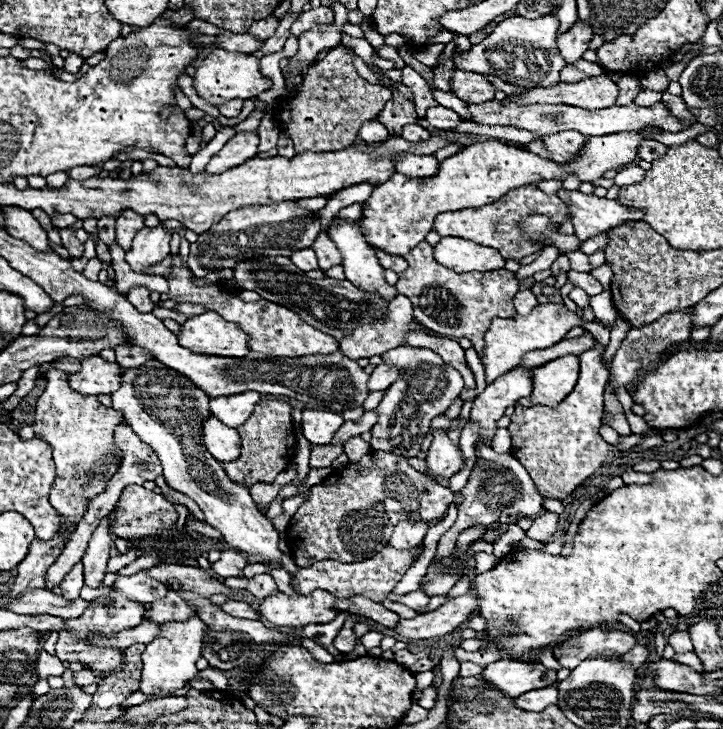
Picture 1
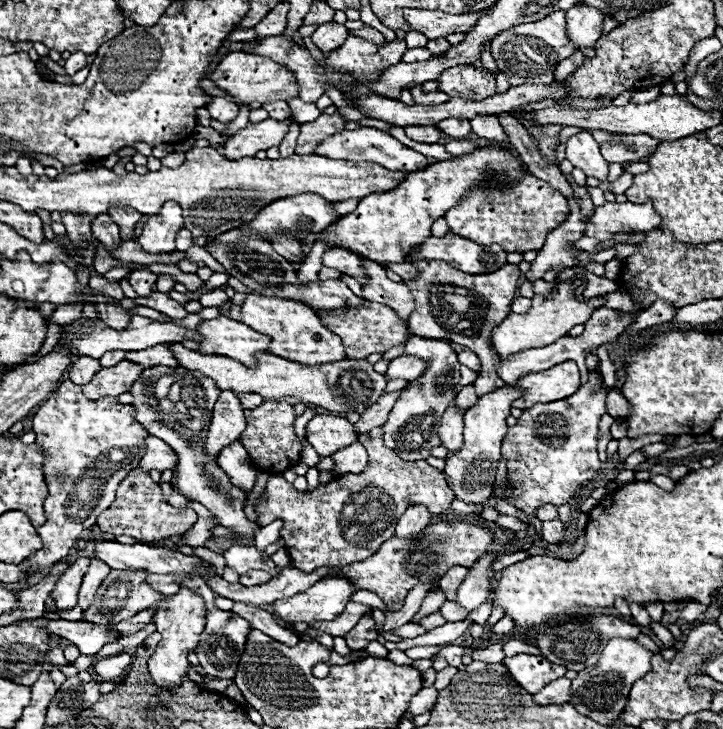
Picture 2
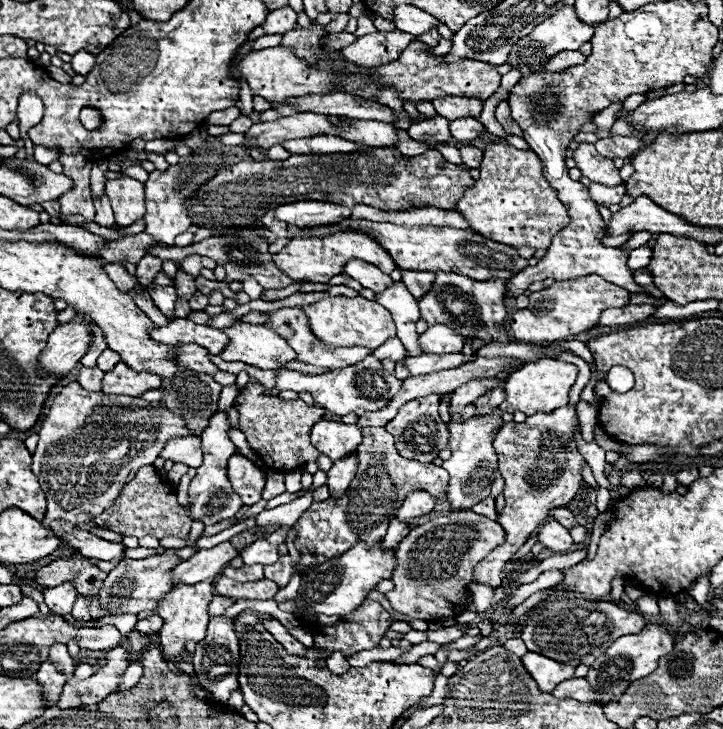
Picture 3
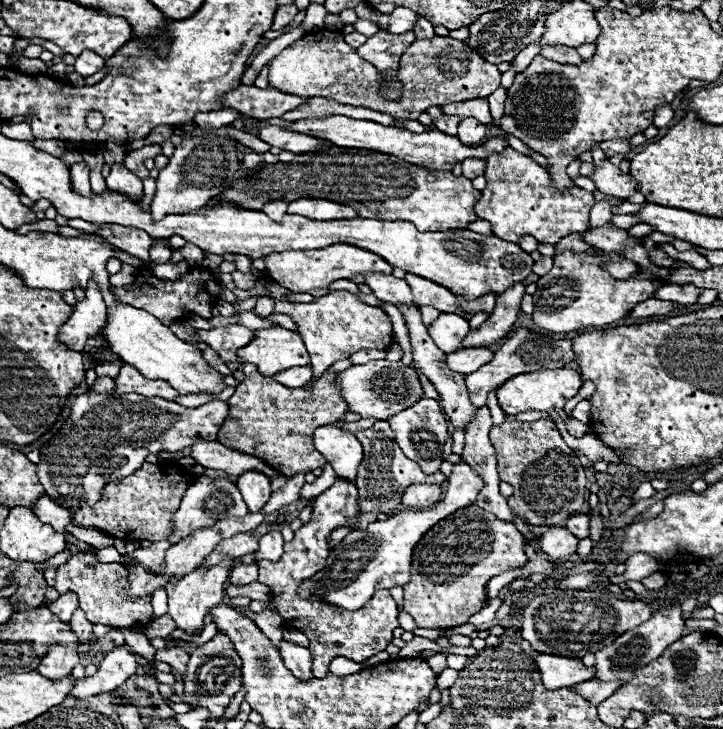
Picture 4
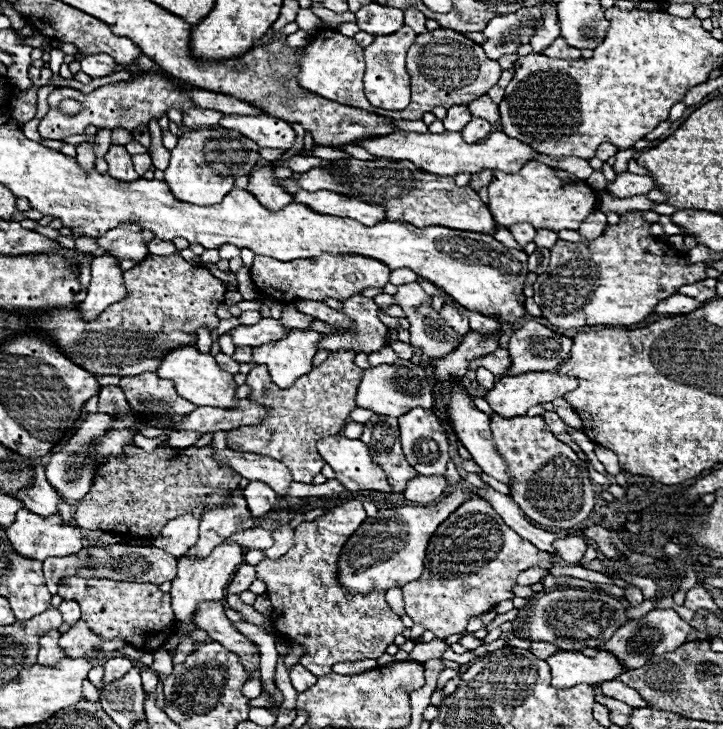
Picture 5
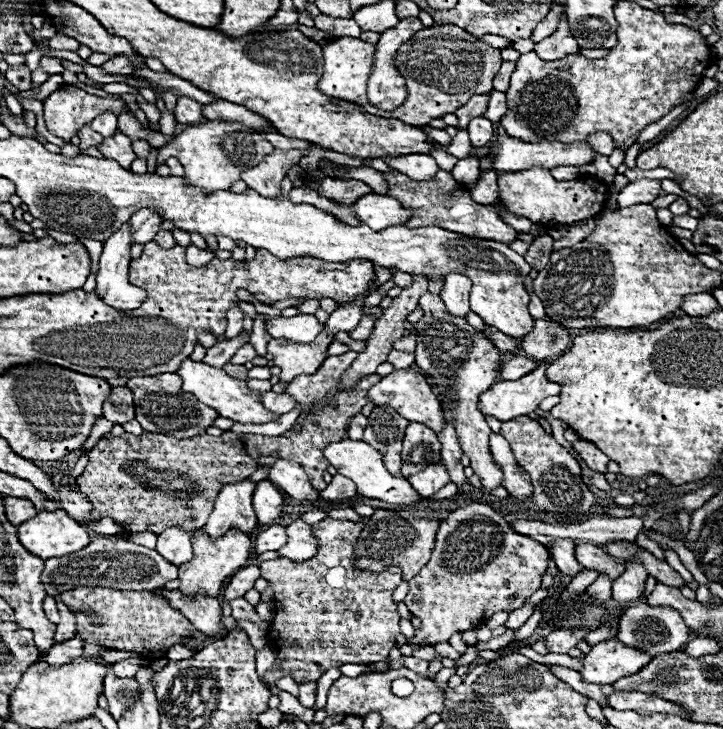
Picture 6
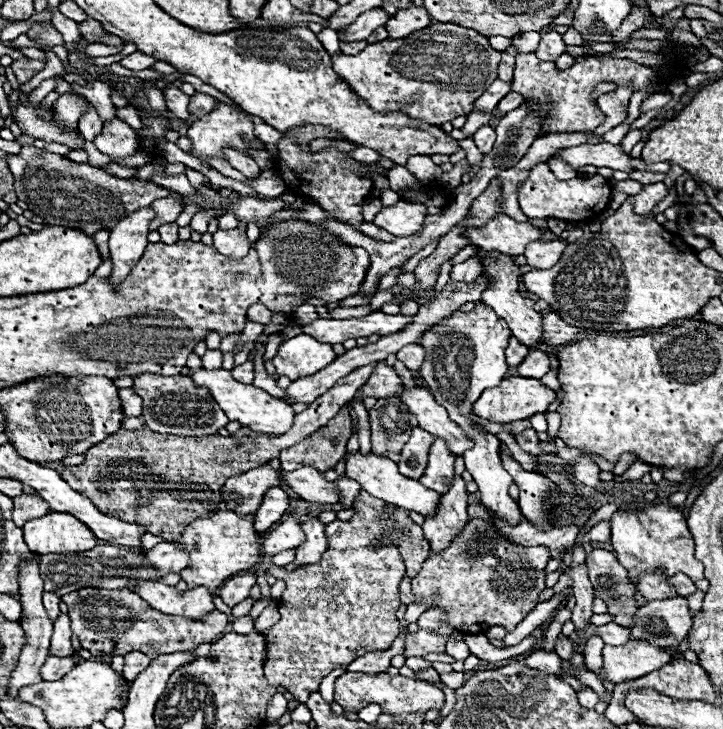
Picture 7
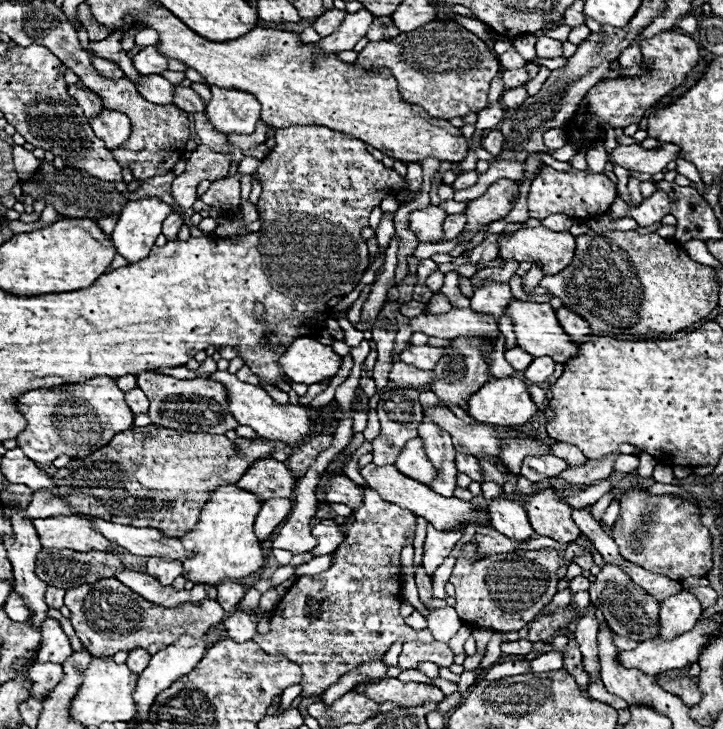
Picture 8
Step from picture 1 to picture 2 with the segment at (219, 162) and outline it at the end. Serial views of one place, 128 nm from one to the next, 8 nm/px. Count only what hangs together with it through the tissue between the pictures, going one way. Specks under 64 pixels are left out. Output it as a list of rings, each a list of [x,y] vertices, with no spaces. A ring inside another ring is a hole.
[[[268,118],[258,124],[248,124],[246,128],[242,128],[236,136],[232,136],[224,144],[224,158],[240,160],[246,156],[256,156],[256,152],[260,152],[260,150],[278,146],[288,132],[290,122],[292,120],[278,122],[278,120]]]

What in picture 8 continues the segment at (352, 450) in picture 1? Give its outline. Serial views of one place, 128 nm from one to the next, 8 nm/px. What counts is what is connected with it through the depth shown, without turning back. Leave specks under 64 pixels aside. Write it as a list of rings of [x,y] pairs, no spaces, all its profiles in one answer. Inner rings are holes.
[[[370,488],[364,490],[364,504],[362,504],[362,508],[356,508],[356,510],[353,511],[353,516],[356,520],[354,520],[352,524],[340,524],[340,530],[344,530],[346,536],[344,536],[344,542],[342,542],[342,544],[336,548],[336,552],[334,552],[332,566],[330,566],[326,572],[316,574],[316,576],[300,576],[300,578],[294,582],[294,586],[288,590],[288,594],[286,594],[286,596],[278,602],[278,606],[274,608],[270,632],[268,632],[268,634],[256,634],[256,636],[252,638],[252,640],[258,642],[260,648],[262,648],[264,652],[268,652],[270,656],[284,656],[284,658],[292,660],[294,664],[298,664],[298,666],[302,668],[302,696],[304,696],[304,698],[312,698],[312,696],[322,694],[328,686],[336,684],[342,674],[350,672],[350,670],[356,668],[360,662],[368,662],[368,660],[372,660],[372,658],[376,658],[376,656],[384,656],[384,654],[388,652],[388,648],[390,648],[398,638],[402,638],[402,640],[424,640],[424,642],[434,640],[428,630],[420,630],[420,632],[418,632],[418,630],[412,630],[412,628],[402,620],[402,616],[398,614],[398,608],[400,608],[400,596],[398,596],[398,594],[400,594],[400,550],[414,538],[416,516],[412,516],[412,512],[408,512],[408,510],[404,510],[404,508],[396,508],[396,504],[388,504],[386,500],[380,500],[380,496],[378,496],[374,490],[370,490]]]

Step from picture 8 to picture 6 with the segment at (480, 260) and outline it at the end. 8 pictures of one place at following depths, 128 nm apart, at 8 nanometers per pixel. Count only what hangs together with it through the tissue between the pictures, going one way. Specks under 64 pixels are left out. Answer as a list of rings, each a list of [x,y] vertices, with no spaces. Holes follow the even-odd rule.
[[[452,272],[446,276],[440,298],[452,316],[456,316],[456,318],[468,316],[468,312],[470,312],[470,304],[468,304],[470,286],[472,286],[472,282],[462,274]]]

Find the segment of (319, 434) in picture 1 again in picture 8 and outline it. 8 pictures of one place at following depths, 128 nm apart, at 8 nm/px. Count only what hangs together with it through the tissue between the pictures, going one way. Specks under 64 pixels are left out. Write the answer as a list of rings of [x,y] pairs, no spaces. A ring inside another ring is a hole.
[[[370,462],[364,468],[360,468],[360,474],[366,480],[368,488],[376,490],[382,496],[382,500],[392,502],[392,504],[396,504],[400,508],[406,508],[406,510],[414,512],[414,516],[426,518],[436,530],[452,530],[452,528],[462,526],[462,524],[468,526],[470,522],[480,522],[484,526],[488,524],[488,514],[476,512],[470,502],[464,502],[464,500],[454,498],[454,496],[450,496],[450,498],[440,496],[434,490],[430,490],[426,484],[420,484],[418,480],[412,480],[412,478],[404,476],[392,464],[390,466],[376,466],[374,462]]]

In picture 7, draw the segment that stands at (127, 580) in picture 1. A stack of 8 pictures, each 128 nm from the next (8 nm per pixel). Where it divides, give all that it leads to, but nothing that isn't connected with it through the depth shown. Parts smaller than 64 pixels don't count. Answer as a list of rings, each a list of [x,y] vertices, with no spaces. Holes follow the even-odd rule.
[[[290,516],[286,522],[280,522],[272,532],[268,532],[268,536],[262,542],[262,548],[264,554],[274,556],[282,550],[298,548],[302,542],[304,542],[304,532],[300,530],[300,520]]]

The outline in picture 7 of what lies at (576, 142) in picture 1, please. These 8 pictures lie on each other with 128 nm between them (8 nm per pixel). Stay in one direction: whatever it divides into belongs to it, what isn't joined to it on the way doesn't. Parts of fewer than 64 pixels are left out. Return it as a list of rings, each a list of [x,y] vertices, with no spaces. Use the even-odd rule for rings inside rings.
[[[656,182],[656,184],[646,184],[638,194],[634,194],[634,212],[636,214],[644,214],[644,212],[650,212],[664,196],[668,194],[666,186],[662,182]]]

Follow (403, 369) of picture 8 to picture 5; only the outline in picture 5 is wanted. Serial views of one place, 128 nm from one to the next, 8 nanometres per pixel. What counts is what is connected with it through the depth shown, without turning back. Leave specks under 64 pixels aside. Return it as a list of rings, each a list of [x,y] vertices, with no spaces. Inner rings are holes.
[[[334,352],[324,364],[314,368],[312,374],[300,376],[292,386],[272,386],[272,394],[250,394],[248,400],[266,406],[266,418],[256,426],[226,432],[228,446],[238,452],[254,452],[282,460],[282,464],[288,464],[296,482],[310,484],[324,466],[322,456],[316,452],[316,442],[328,434],[338,434],[346,424],[348,414],[356,408],[362,370],[354,364],[354,356],[356,352]]]

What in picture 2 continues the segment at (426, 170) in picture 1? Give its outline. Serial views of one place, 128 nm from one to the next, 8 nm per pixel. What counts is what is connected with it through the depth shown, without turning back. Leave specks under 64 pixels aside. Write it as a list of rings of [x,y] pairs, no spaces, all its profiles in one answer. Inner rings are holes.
[[[364,126],[360,130],[344,130],[344,132],[338,132],[336,136],[322,140],[316,148],[316,154],[328,156],[328,158],[352,160],[352,162],[376,162],[376,164],[384,164],[384,168],[388,168],[388,170],[402,170],[402,172],[418,172],[428,166],[426,156],[422,156],[420,152],[416,152],[412,148],[406,148],[390,134],[376,130],[376,128],[368,128],[368,126]]]

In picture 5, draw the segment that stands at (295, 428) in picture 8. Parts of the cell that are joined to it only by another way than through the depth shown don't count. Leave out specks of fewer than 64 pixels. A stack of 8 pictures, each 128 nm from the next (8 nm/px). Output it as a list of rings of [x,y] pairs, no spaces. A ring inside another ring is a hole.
[[[178,346],[168,350],[160,358],[160,366],[156,368],[156,374],[164,376],[164,380],[172,380],[176,386],[176,392],[196,406],[232,408],[234,404],[238,404],[238,398],[234,398],[234,392],[236,392],[234,376],[222,370],[210,352],[200,352],[194,346]]]

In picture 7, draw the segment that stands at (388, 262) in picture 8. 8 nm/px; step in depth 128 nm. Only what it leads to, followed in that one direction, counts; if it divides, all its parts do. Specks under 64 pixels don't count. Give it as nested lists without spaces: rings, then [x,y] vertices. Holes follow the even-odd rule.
[[[363,221],[359,230],[365,235],[367,235],[373,239],[377,239],[377,240],[381,240],[381,241],[390,242],[390,241],[394,240],[394,238],[395,238],[394,235],[390,234],[389,232],[386,232],[386,230],[384,230],[382,228],[378,228],[373,223],[369,223],[366,221]]]

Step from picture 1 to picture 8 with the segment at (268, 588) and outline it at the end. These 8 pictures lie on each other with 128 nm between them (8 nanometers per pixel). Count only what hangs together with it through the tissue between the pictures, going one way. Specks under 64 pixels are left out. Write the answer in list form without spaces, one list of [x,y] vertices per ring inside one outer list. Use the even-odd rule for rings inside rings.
[[[224,582],[224,584],[218,584],[218,602],[220,606],[230,612],[236,608],[236,604],[244,598],[246,594],[246,588],[238,582]]]

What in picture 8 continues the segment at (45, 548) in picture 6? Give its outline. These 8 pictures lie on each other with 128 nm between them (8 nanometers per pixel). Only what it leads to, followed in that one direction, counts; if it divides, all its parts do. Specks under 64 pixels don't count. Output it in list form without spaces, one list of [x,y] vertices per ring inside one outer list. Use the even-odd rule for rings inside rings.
[[[52,516],[32,520],[38,538],[44,548],[74,550],[74,552],[114,552],[114,544],[108,542],[100,532],[90,528],[90,522],[80,516]]]

